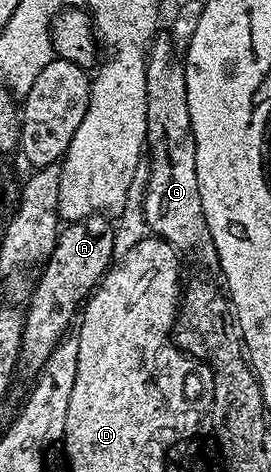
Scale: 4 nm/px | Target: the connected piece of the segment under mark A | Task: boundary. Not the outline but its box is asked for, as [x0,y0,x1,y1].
[19,213,115,379]

